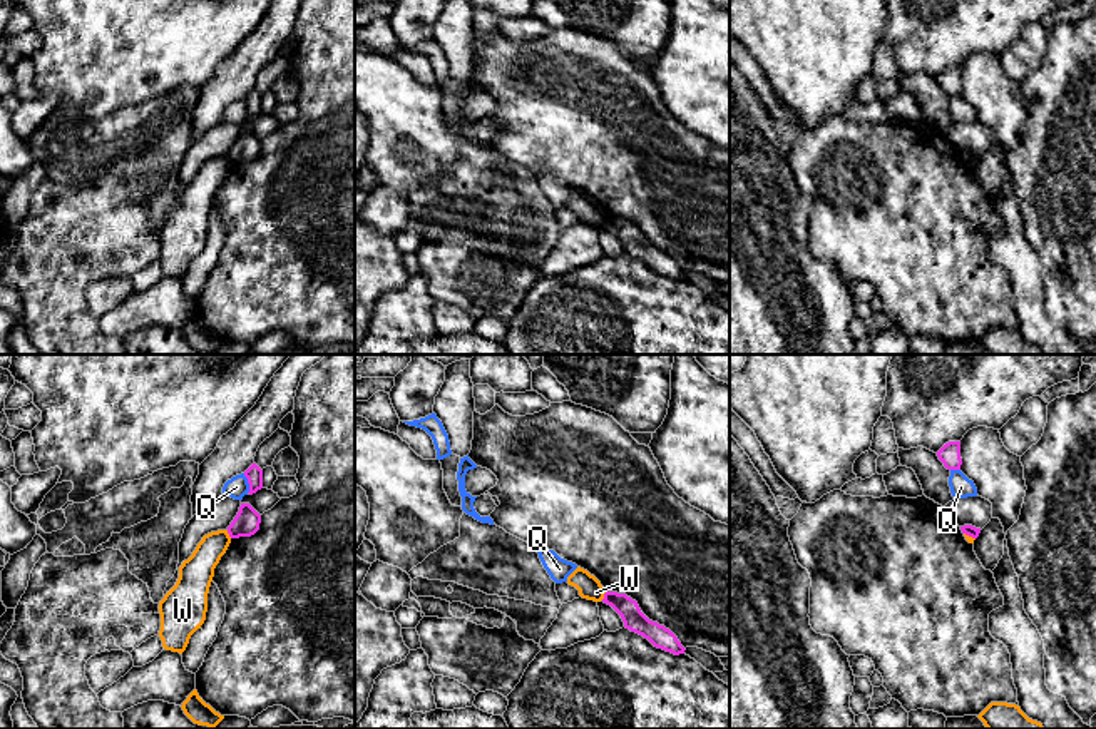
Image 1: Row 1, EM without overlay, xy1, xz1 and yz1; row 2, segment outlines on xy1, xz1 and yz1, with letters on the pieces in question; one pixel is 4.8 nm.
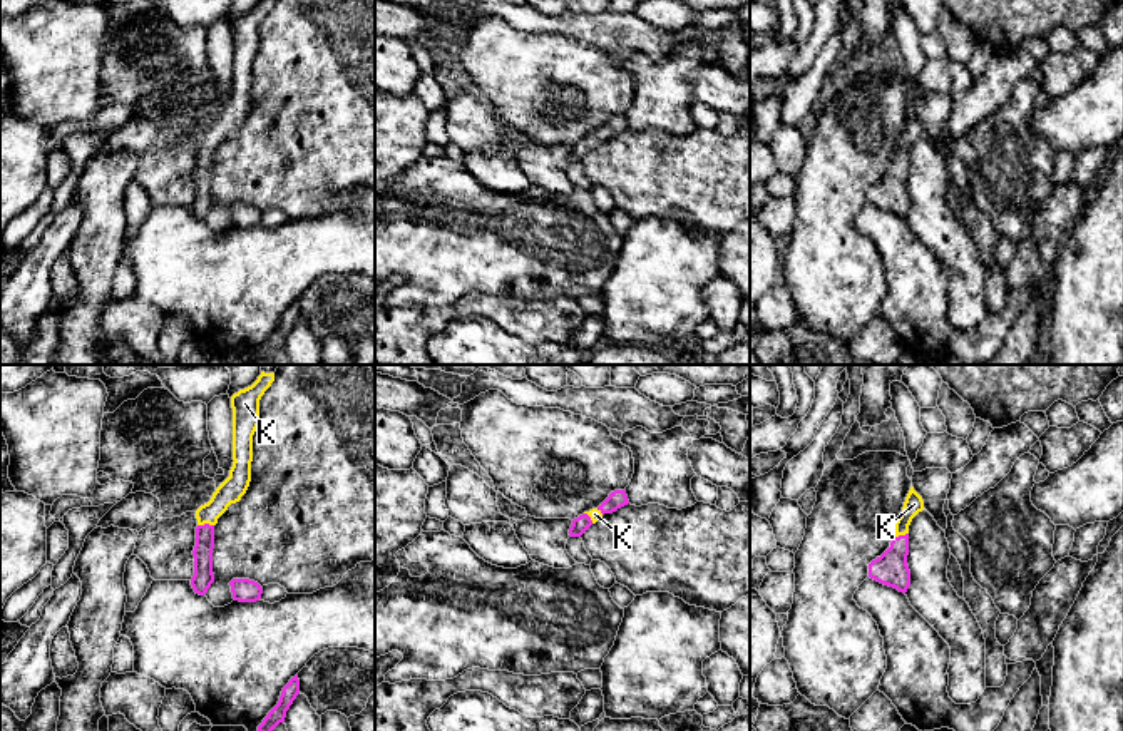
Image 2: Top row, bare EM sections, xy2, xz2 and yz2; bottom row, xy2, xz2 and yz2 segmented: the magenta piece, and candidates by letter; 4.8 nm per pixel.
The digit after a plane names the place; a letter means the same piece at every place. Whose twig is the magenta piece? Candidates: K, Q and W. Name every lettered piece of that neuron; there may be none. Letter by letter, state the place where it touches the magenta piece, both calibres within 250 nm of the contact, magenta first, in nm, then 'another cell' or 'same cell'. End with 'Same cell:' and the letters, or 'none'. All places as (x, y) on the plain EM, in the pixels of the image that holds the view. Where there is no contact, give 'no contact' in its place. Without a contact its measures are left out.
K: xy2 (205, 149) | 100/120 nm | same cell
Q: xy1 (248, 107) | 80/100 nm | another cell
W: xz1 (604, 221) | 100/110 nm | another cell
Same cell: K

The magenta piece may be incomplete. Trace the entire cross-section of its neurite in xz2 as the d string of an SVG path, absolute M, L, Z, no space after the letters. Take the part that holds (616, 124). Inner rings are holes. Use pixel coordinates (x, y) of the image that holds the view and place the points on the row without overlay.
M614 115L609 122L597 132L589 137L584 137L577 144L572 146L569 154L571 162L581 162L592 149L596 149L604 139L613 139L618 134L628 130L626 115Z

